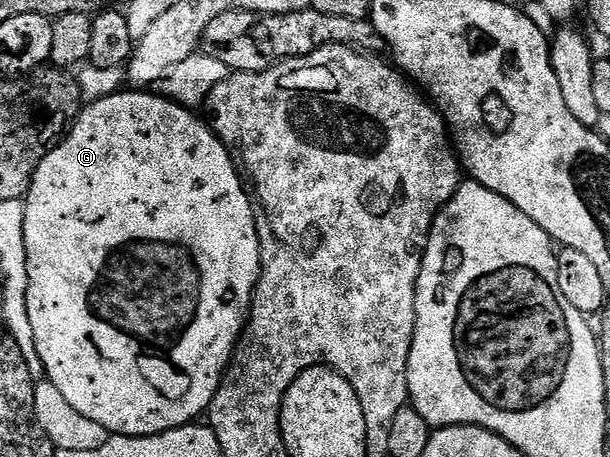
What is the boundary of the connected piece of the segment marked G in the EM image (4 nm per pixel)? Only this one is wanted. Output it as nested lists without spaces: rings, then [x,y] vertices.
[[[127,88],[118,94],[86,103],[80,109],[79,117],[71,123],[66,137],[52,146],[41,160],[31,187],[27,189],[24,208],[28,266],[27,310],[37,353],[44,364],[46,381],[60,390],[61,396],[65,396],[65,400],[69,400],[69,404],[73,404],[81,416],[97,420],[97,424],[104,426],[111,436],[151,437],[179,426],[190,426],[202,419],[199,418],[202,414],[204,417],[210,411],[211,401],[223,383],[223,376],[231,365],[231,356],[239,345],[239,335],[243,333],[247,315],[251,312],[251,297],[255,295],[255,286],[259,283],[261,226],[255,223],[257,210],[252,195],[231,151],[206,121],[195,114],[194,109],[181,106],[169,98],[140,92],[135,88]]]

